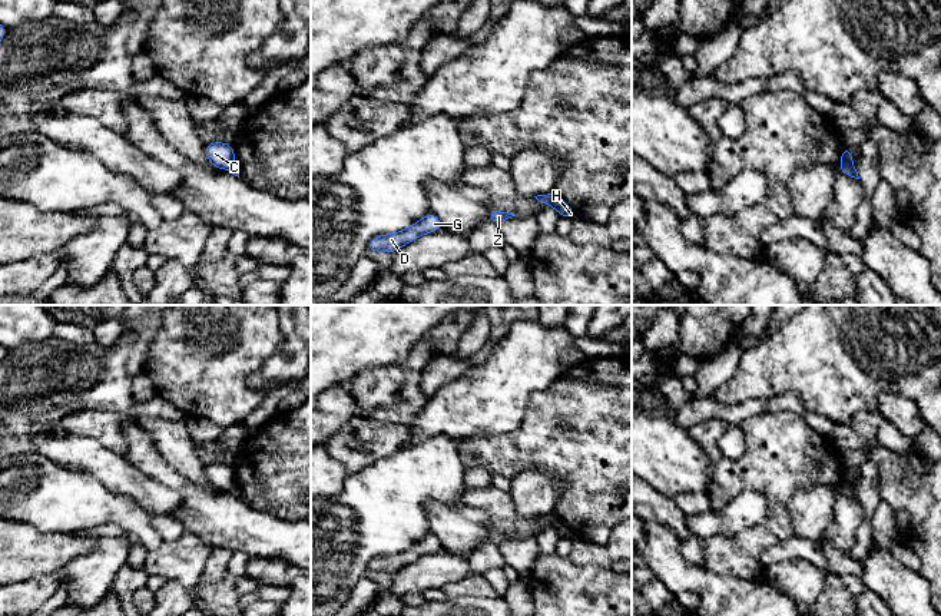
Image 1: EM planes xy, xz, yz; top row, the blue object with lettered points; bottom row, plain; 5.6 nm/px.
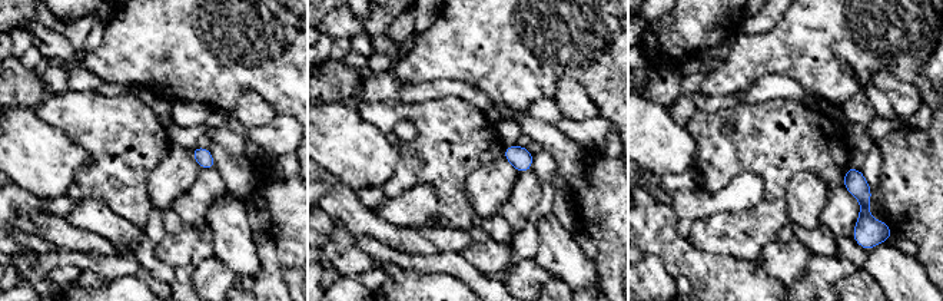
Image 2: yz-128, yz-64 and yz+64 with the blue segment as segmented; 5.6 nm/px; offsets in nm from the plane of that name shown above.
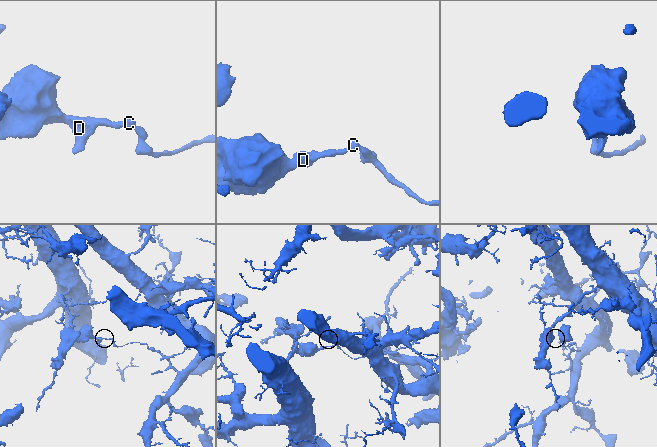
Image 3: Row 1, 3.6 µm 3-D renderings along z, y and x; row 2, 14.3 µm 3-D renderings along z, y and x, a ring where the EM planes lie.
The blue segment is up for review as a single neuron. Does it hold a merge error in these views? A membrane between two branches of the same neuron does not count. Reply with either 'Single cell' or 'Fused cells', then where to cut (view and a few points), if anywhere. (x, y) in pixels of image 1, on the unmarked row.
Fused cells. Split along yz (852, 484), (841, 487)

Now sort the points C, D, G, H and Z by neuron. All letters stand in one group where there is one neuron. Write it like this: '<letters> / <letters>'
C D G Z / H

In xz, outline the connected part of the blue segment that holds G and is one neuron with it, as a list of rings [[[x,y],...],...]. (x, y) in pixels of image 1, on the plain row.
[[[428,533],[424,539],[421,539],[418,543],[411,544],[407,550],[374,557],[367,566],[367,573],[377,572],[394,574],[400,569],[418,560],[420,557],[443,550],[444,547],[438,537],[433,533]]]

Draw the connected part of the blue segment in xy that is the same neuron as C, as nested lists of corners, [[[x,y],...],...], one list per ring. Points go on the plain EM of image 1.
[[[226,463],[205,466],[205,476],[213,489],[229,491],[235,486],[235,470]]]

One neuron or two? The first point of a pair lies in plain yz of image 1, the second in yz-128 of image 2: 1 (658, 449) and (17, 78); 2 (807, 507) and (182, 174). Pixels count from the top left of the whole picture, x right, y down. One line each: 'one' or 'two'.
1: two
2: one

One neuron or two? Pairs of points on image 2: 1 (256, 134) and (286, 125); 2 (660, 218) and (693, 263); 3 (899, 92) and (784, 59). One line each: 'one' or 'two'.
1: one
2: one
3: two

